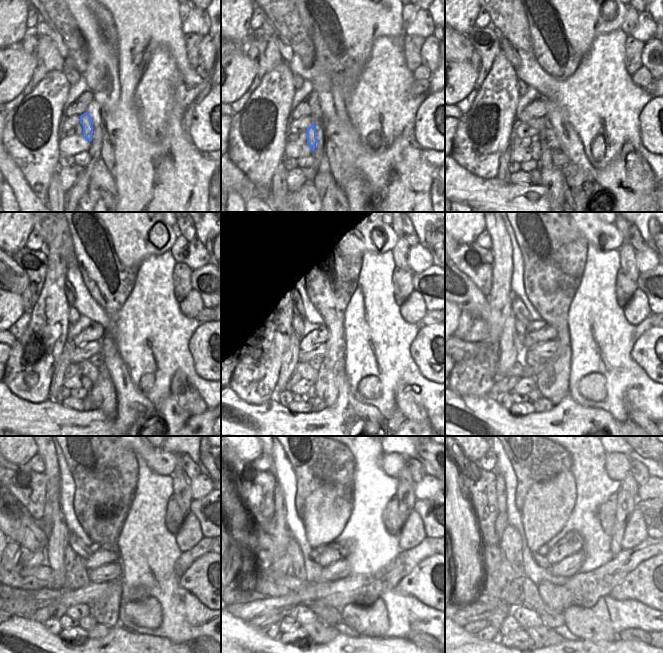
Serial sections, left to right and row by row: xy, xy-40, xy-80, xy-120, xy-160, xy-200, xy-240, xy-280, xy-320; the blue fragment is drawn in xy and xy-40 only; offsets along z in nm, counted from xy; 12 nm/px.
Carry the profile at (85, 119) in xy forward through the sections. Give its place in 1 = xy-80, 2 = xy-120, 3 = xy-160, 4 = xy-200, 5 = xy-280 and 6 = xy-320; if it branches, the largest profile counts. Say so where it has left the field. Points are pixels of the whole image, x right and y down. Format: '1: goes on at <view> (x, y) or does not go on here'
1: goes on at xy-80 (537, 147)
2: goes on at xy-120 (90, 373)
3: goes on at xy-160 (305, 370)
4: goes on at xy-200 (534, 395)
5: goes on at xy-280 (313, 629)
6: goes on at xy-320 (538, 633)

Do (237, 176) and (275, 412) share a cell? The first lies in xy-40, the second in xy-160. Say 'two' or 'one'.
one

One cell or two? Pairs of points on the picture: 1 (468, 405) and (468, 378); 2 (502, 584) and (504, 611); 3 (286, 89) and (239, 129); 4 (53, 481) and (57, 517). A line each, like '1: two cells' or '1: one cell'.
1: two cells
2: one cell
3: one cell
4: two cells

